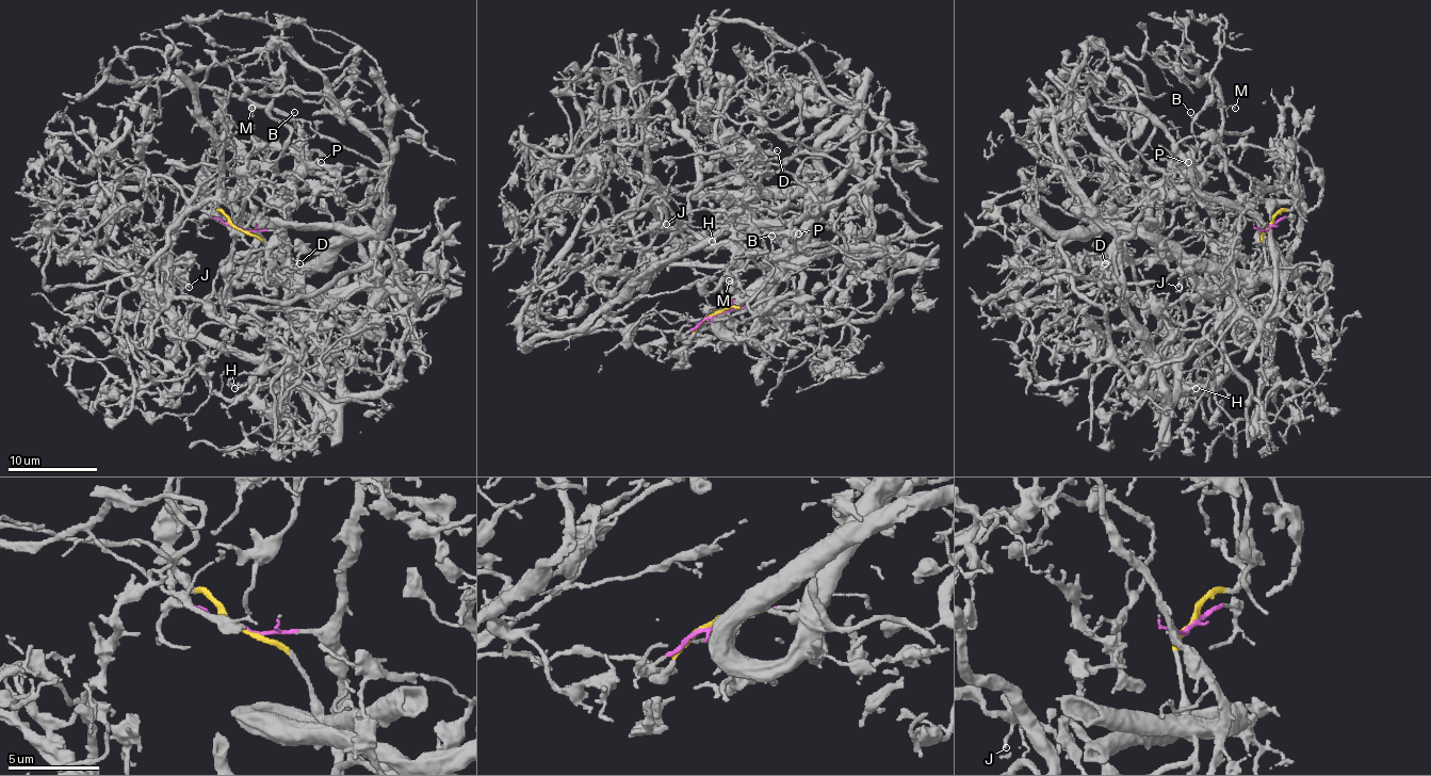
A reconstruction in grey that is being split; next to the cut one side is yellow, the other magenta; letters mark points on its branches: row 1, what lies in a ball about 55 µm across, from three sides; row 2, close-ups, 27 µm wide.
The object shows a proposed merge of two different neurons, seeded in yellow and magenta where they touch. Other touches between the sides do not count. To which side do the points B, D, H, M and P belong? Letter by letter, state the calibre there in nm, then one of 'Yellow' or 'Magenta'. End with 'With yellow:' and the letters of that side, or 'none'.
B: Thickness 120 nm. Magenta
D: Thickness 220 nm. Yellow
H: Thickness 200 nm. Yellow
M: Thickness 120 nm. Magenta
P: Thickness 220 nm. Yellow
With yellow: D, H, P

